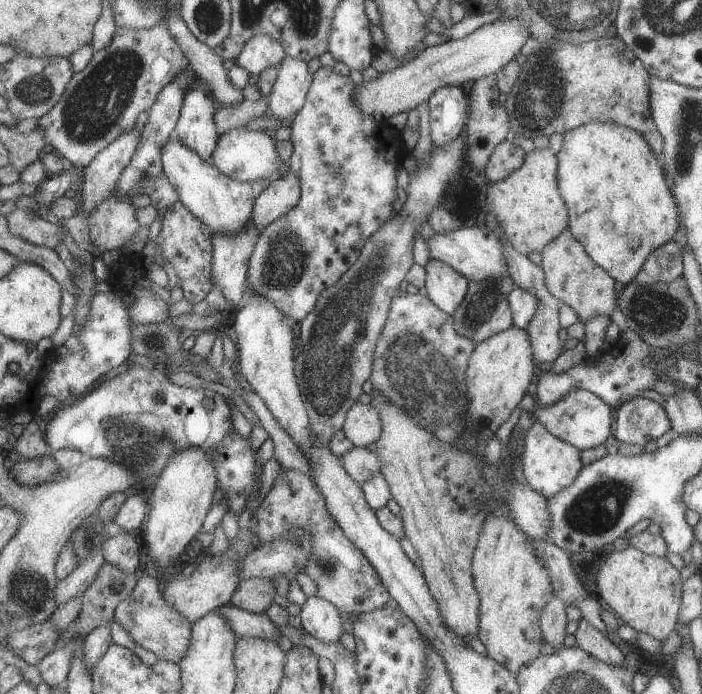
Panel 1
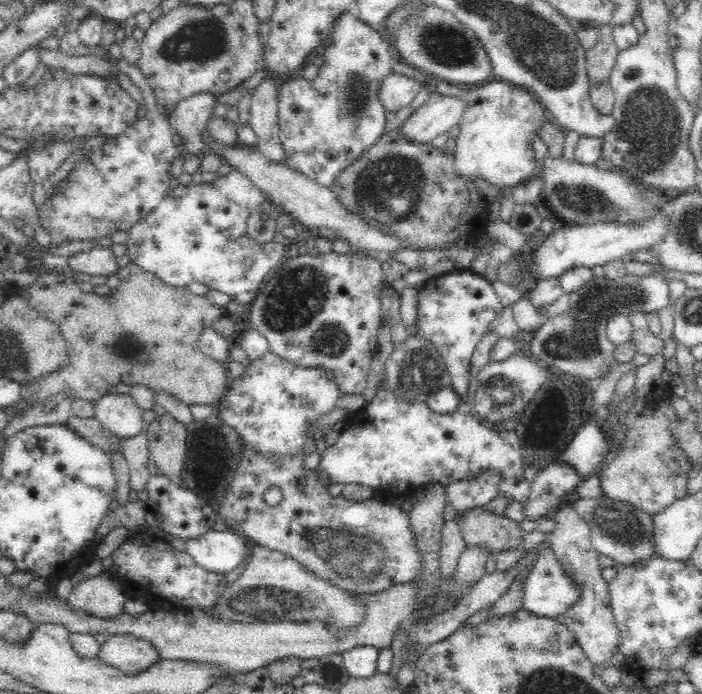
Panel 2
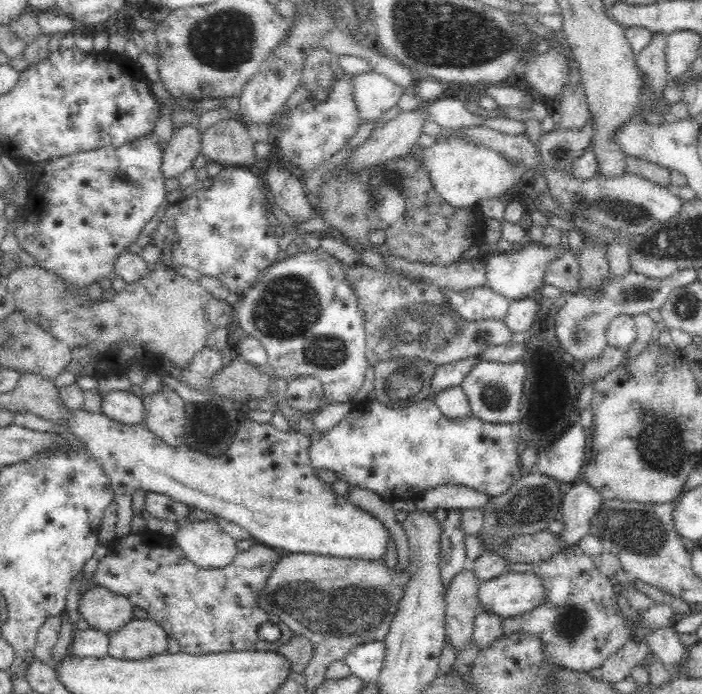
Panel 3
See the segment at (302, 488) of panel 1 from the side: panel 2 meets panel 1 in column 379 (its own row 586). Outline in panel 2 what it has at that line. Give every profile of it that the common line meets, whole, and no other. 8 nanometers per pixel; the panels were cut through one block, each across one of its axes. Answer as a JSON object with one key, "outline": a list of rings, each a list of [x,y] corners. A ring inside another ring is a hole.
{"outline":[[[573,496],[562,504],[554,518],[554,528],[548,532],[548,541],[556,560],[564,572],[579,588],[579,599],[555,619],[572,633],[578,646],[594,666],[605,667],[612,656],[620,652],[620,630],[616,625],[611,607],[609,583],[602,577],[599,553],[592,545],[589,526],[579,517]]]}

